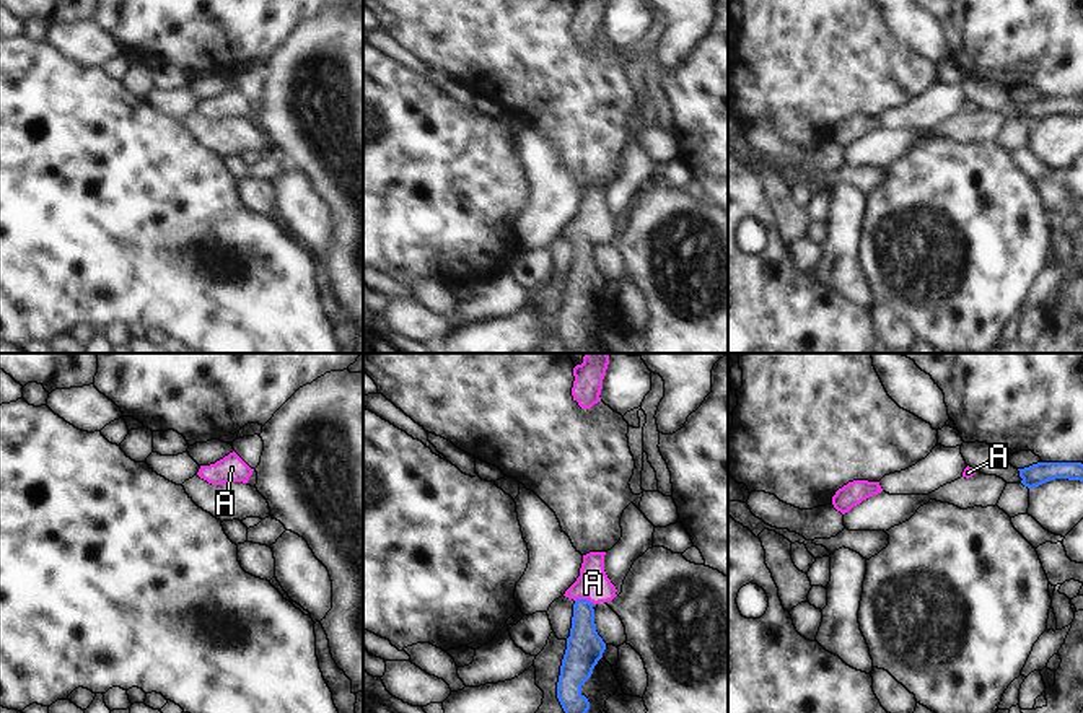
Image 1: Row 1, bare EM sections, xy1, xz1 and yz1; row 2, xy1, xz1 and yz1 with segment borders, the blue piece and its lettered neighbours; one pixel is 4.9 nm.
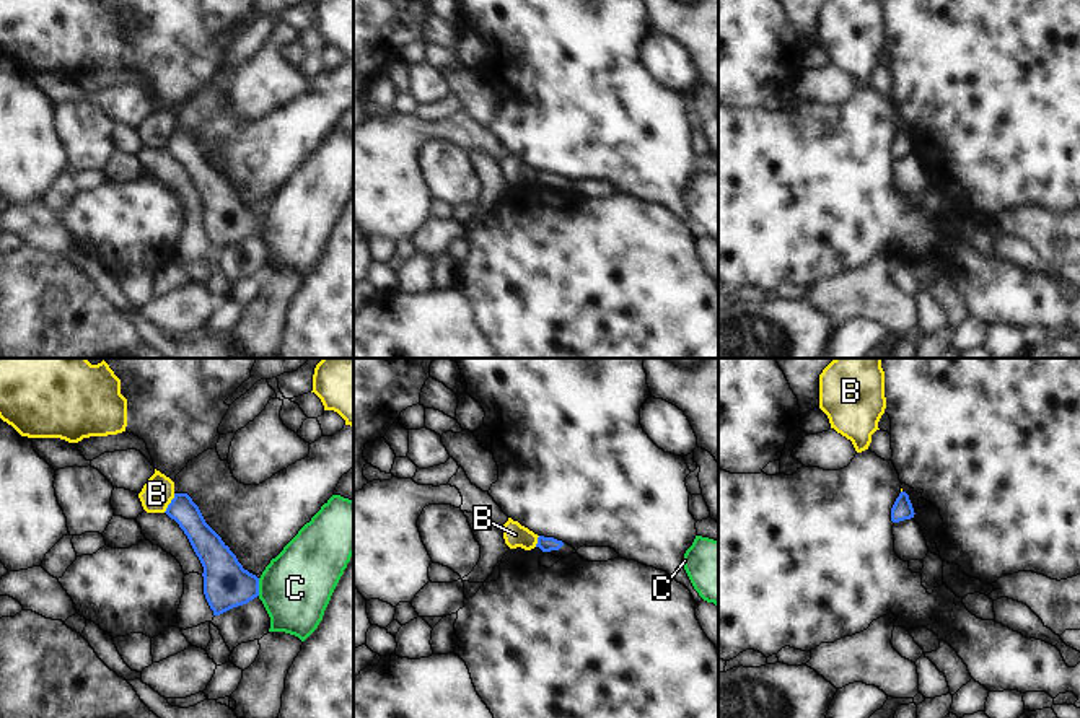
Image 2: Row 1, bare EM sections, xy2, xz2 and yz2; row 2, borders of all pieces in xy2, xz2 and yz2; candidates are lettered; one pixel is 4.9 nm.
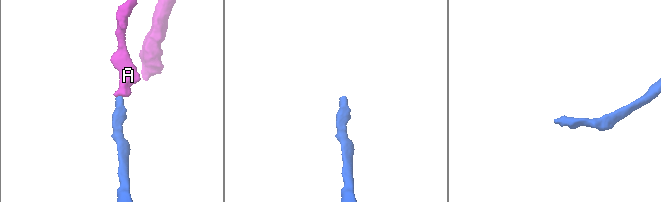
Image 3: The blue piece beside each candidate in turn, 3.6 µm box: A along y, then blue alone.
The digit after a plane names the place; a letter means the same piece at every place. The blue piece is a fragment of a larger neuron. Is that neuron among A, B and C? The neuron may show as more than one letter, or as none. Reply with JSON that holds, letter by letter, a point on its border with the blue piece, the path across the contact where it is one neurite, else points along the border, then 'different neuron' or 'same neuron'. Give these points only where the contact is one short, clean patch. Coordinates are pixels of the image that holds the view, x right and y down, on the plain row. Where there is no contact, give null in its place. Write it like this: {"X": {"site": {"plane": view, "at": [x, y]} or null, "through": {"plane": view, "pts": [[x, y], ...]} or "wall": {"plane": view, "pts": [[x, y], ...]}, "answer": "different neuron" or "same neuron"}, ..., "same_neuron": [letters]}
{"A": {"site": {"plane": "xz1", "at": [585, 235]}, "through": {"plane": "xz1", "pts": [[585, 282], [585, 235], [593, 218]]}, "answer": "same neuron"}, "B": {"site": {"plane": "xy2", "at": [170, 139]}, "wall": {"plane": "xy2", "pts": [[175, 129], [163, 147]]}, "answer": "different neuron"}, "C": {"site": {"plane": "xy2", "at": [258, 222]}, "answer": "different neuron"}, "same_neuron": ["A"]}

